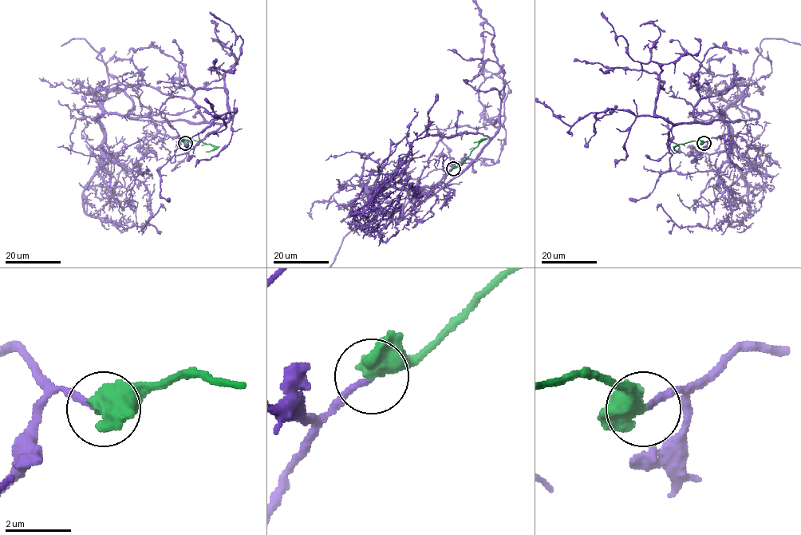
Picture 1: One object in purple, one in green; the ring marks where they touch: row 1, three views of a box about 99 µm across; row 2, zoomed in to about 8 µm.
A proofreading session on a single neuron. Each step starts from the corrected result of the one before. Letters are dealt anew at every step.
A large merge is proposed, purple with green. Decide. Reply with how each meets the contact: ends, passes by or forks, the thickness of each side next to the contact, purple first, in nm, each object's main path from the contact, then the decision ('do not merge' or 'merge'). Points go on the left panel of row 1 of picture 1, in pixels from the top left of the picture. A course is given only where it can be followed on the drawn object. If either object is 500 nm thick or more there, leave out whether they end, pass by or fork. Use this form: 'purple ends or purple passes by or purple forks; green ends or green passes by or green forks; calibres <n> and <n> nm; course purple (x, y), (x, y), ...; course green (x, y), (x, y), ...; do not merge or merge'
calibres 160 and 700 nm; course green (185, 142), (199, 140), (215, 147), (206, 152); merge

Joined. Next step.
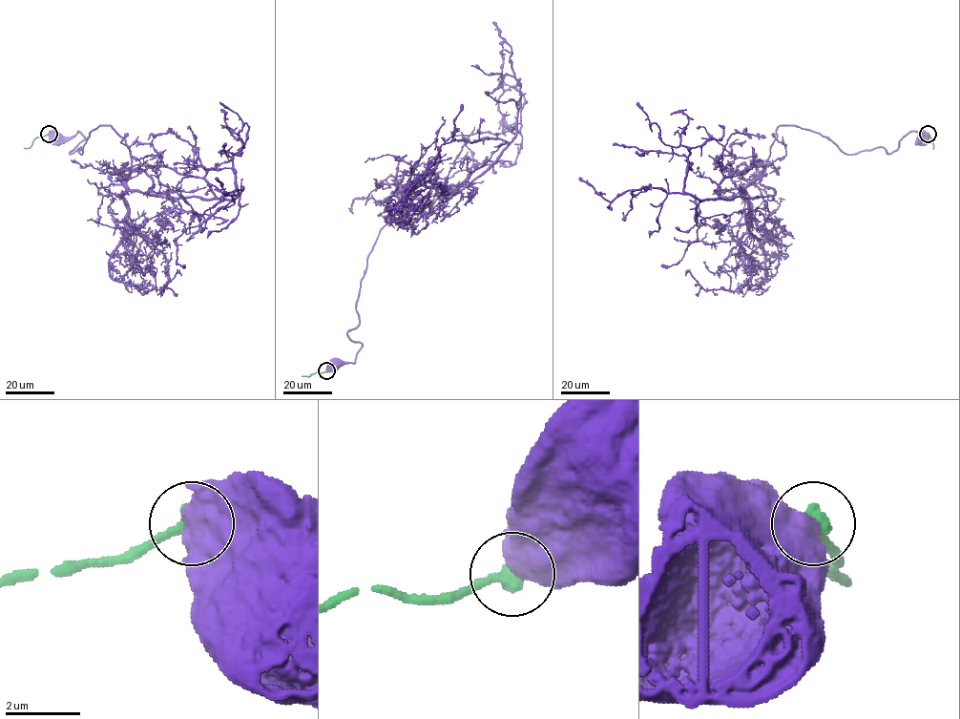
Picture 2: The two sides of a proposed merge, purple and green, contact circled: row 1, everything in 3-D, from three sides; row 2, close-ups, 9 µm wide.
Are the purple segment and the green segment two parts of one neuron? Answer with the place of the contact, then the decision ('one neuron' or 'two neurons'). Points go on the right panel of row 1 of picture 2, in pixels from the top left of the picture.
at (928, 134); two neurons

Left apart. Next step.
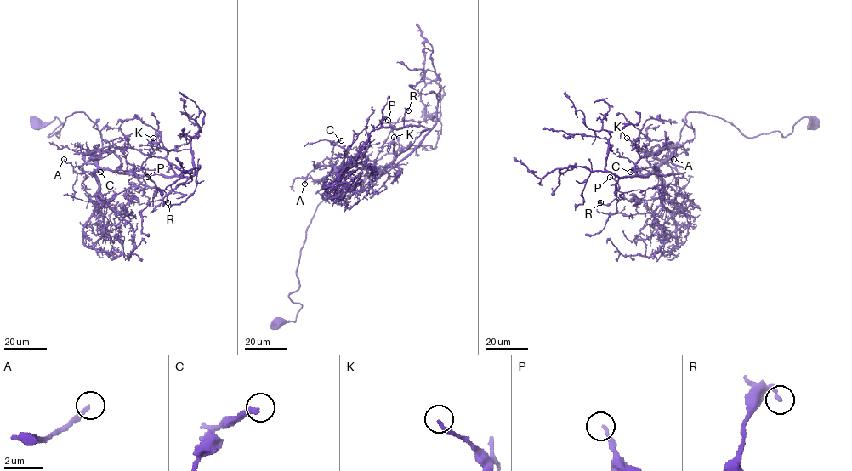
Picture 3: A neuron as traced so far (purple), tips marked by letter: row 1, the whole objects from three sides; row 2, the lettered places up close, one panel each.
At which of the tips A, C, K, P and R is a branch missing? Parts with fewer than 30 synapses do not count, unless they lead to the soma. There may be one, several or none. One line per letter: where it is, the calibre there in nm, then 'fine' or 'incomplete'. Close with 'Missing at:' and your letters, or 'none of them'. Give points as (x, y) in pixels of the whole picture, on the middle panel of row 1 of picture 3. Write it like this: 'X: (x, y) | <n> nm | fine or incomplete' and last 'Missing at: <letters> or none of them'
A: (304, 184) | 240 nm | incomplete
C: (341, 140) | 240 nm | fine
K: (394, 137) | 200 nm | fine
P: (388, 120) | 190 nm | fine
R: (408, 110) | 220 nm | fine
Missing at: A

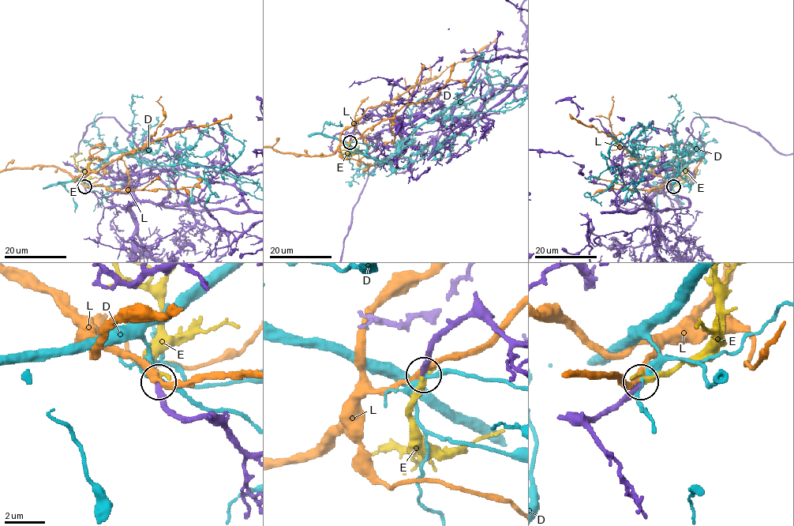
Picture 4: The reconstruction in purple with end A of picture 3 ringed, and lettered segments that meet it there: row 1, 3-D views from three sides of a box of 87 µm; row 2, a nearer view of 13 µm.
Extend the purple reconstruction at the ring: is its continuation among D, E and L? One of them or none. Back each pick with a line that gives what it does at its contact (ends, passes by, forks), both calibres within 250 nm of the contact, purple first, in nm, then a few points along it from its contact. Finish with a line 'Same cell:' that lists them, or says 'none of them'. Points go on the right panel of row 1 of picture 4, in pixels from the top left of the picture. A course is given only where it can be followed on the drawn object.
E: it passes by; calibres 240 and 200 nm
Same cell: E

